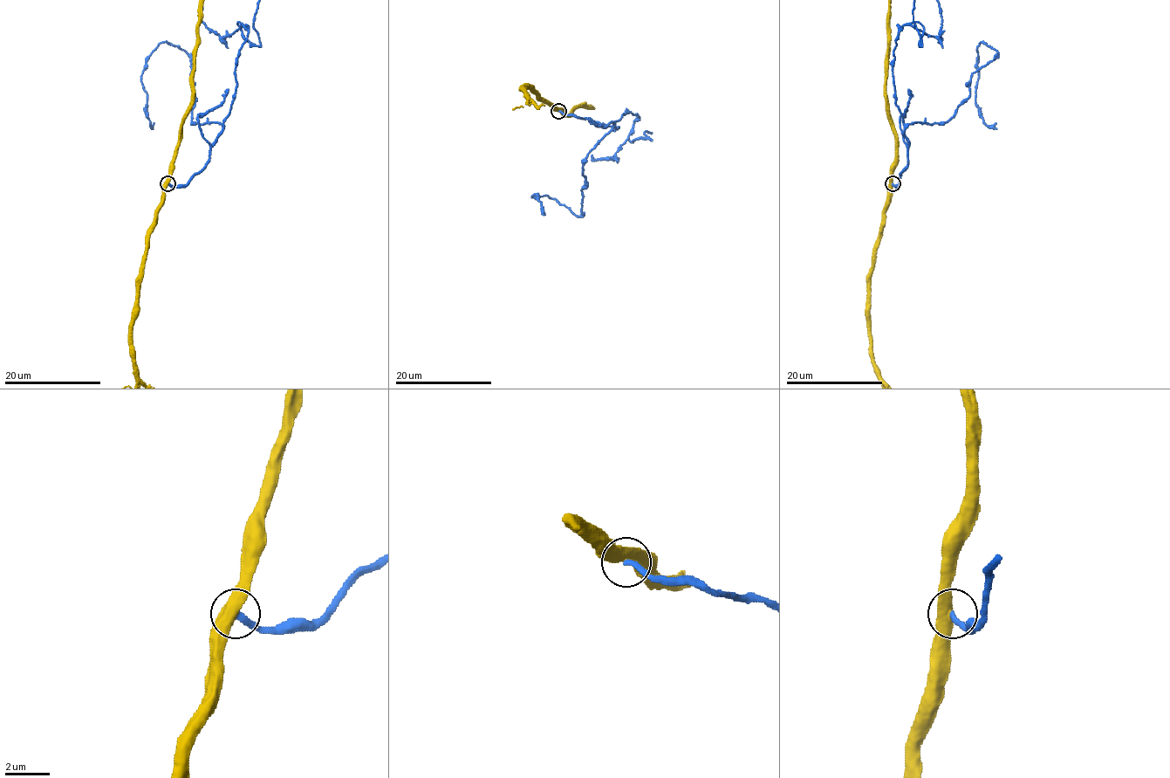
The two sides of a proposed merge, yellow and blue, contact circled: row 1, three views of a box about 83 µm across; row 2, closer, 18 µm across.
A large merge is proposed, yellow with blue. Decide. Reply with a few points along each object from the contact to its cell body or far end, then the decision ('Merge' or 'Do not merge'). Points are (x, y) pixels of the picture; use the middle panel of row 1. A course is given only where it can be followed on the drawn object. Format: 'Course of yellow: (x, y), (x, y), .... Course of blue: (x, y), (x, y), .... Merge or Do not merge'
Course of blue: (558, 111), (613, 124), (582, 167), (582, 212), (531, 196), (544, 215). Do not merge

